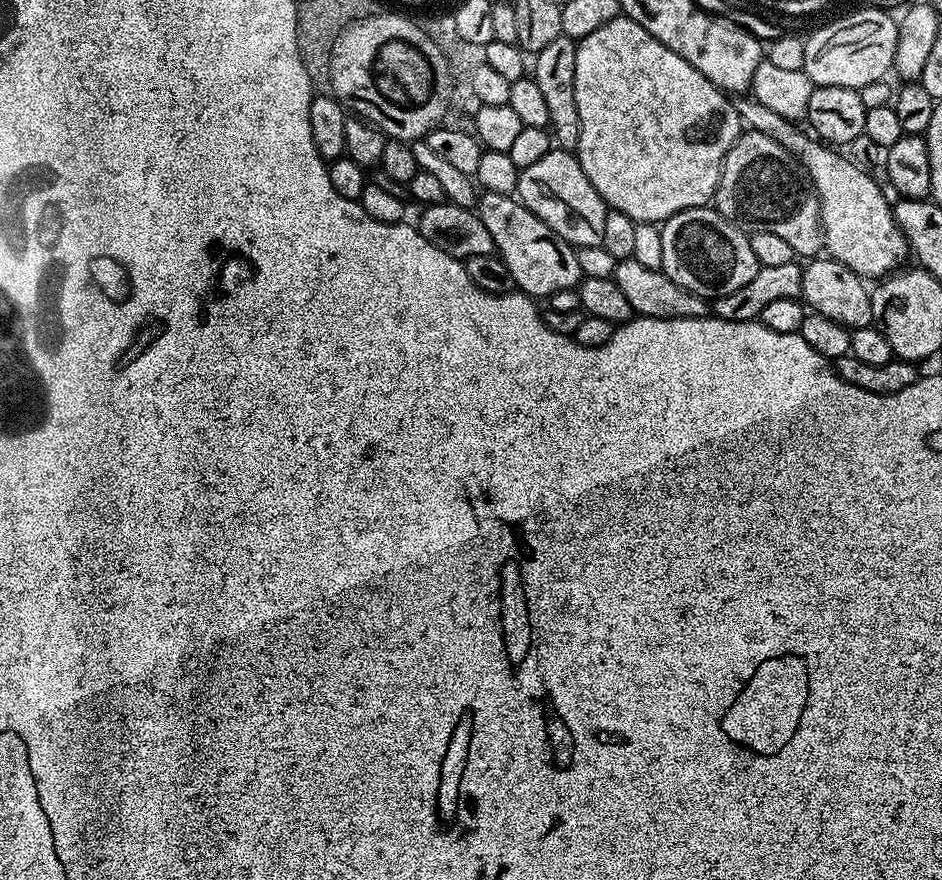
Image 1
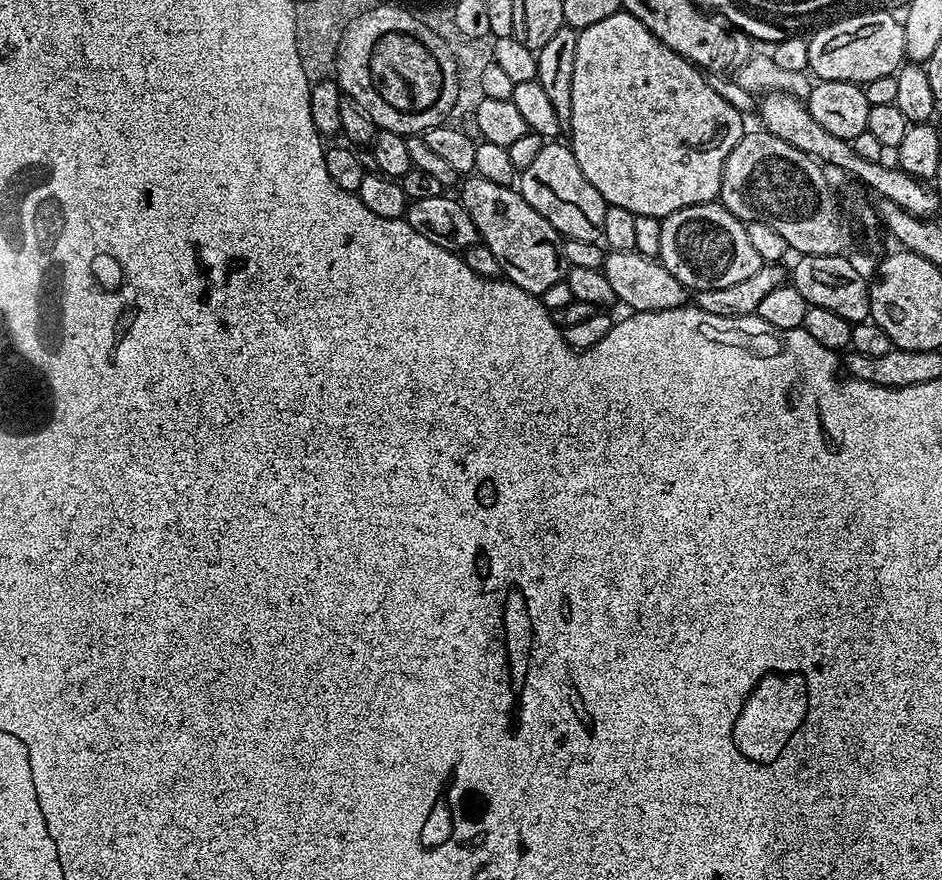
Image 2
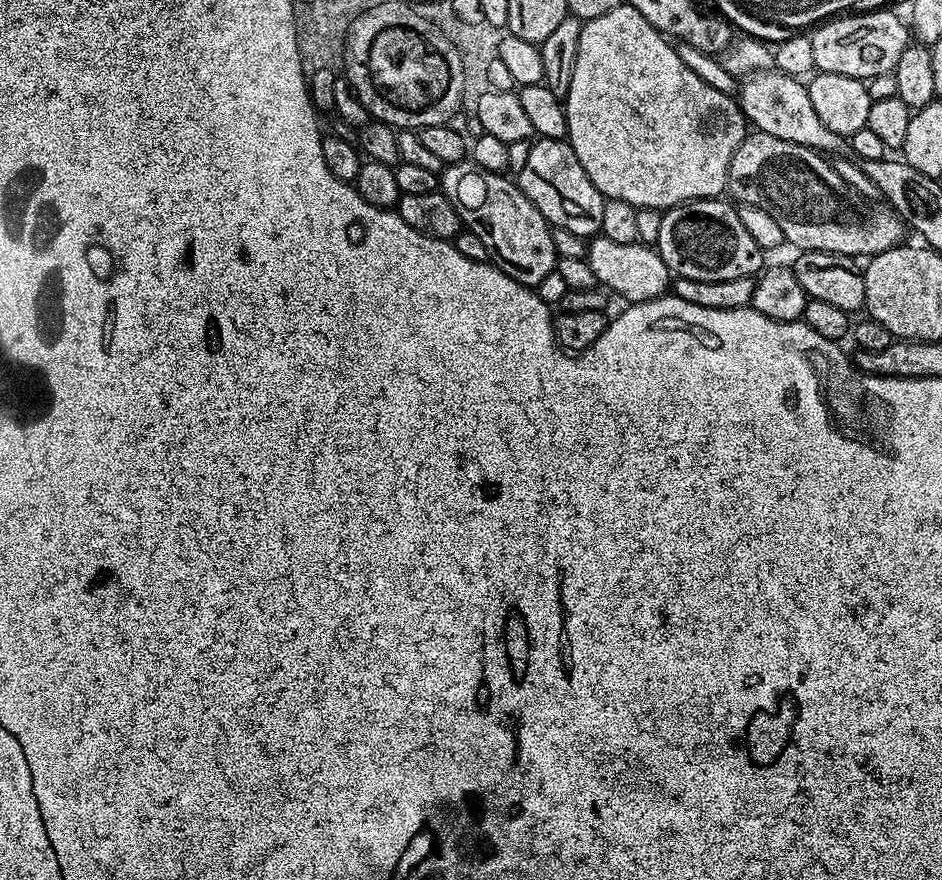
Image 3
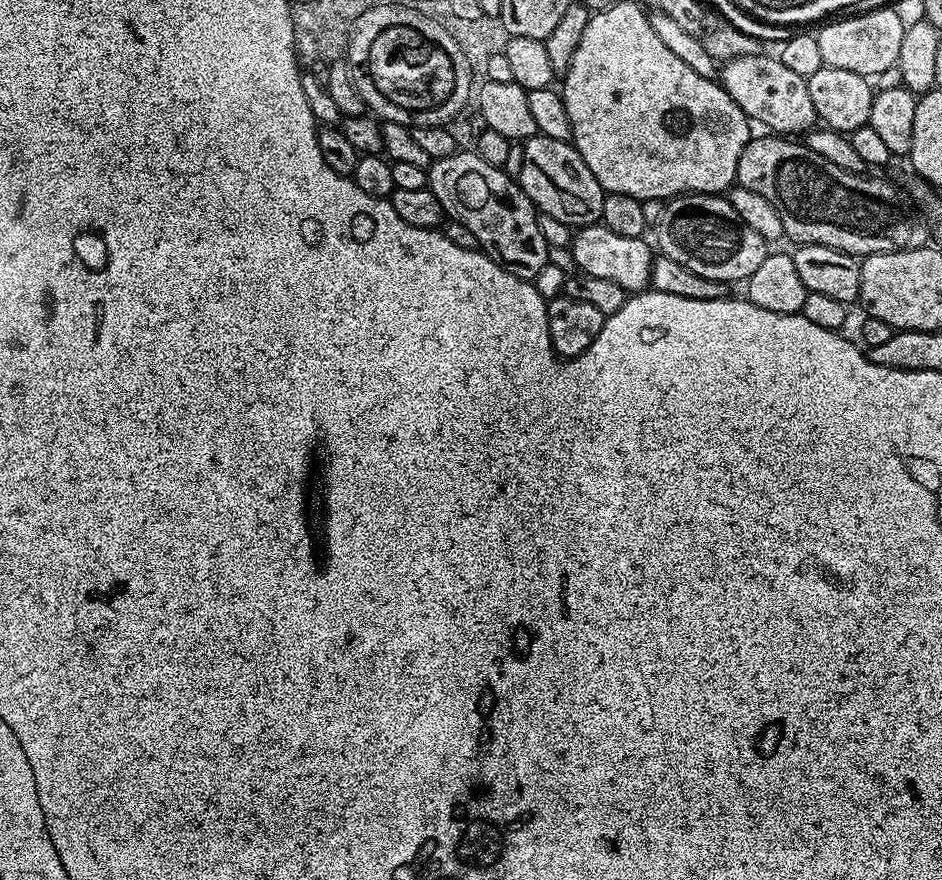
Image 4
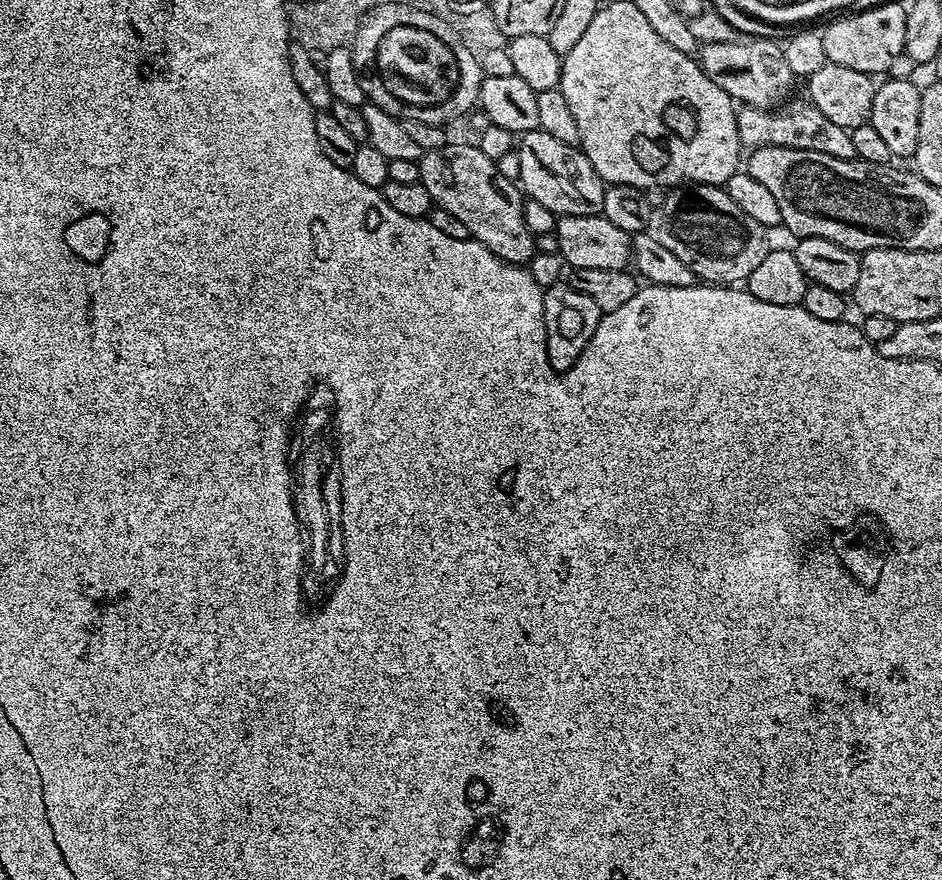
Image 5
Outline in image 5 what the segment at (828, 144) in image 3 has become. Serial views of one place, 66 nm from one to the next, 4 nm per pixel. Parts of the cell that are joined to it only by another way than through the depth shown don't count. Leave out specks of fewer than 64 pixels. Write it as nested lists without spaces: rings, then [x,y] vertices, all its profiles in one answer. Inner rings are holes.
[[[738,38],[734,42],[700,44],[698,63],[714,86],[722,86],[734,102],[750,108],[775,109],[793,95],[794,75],[783,57],[783,47],[775,39]]]

